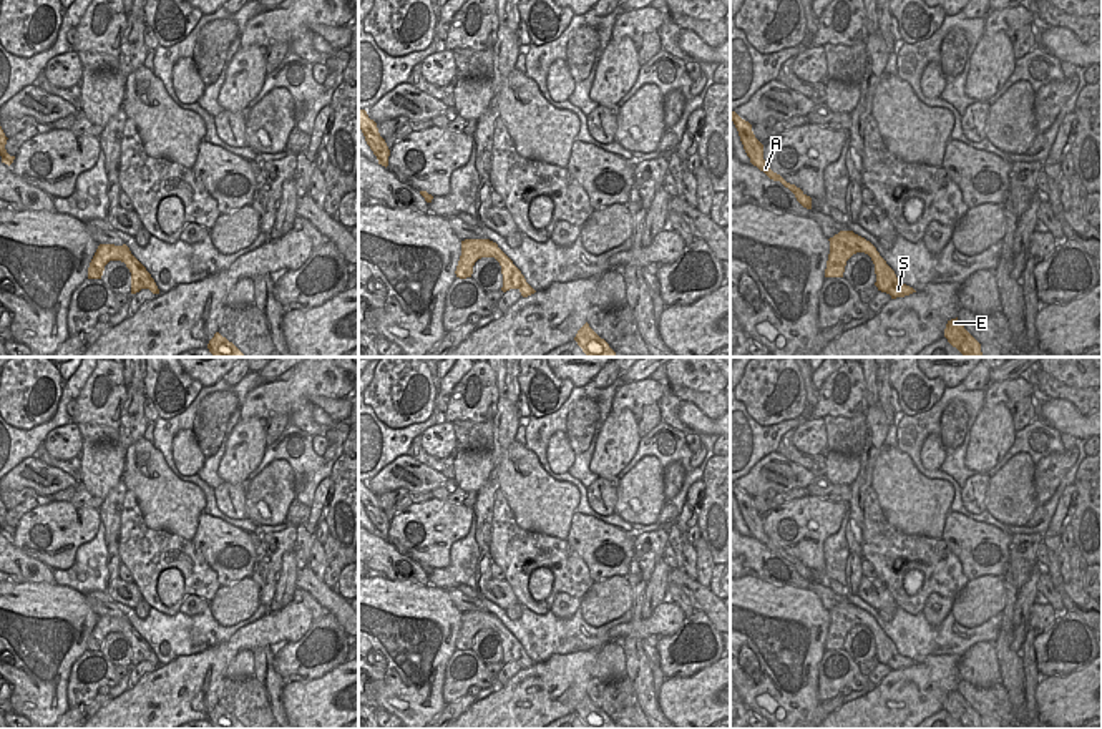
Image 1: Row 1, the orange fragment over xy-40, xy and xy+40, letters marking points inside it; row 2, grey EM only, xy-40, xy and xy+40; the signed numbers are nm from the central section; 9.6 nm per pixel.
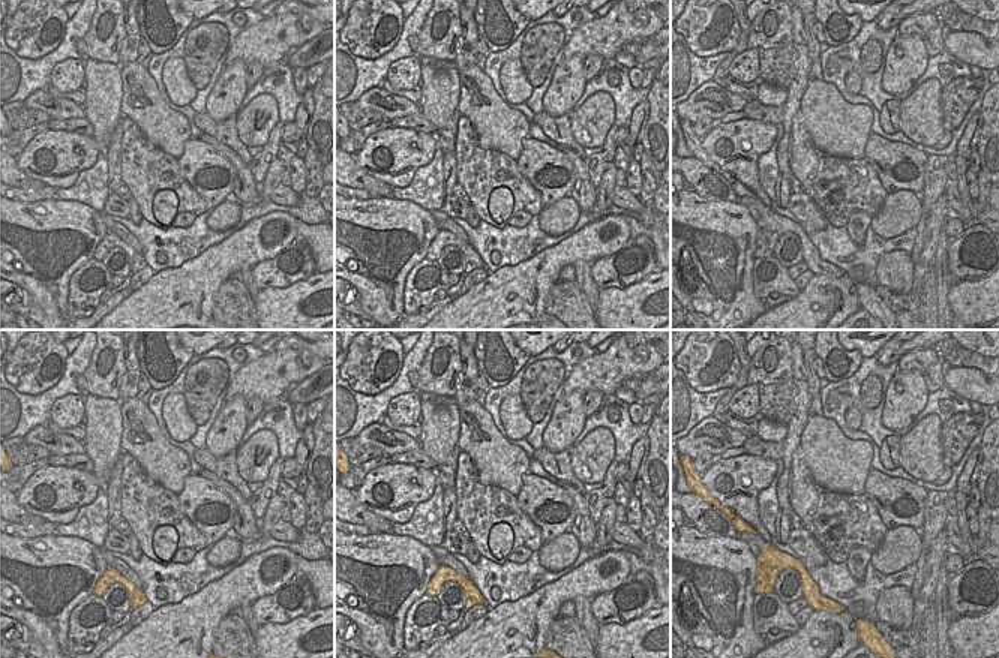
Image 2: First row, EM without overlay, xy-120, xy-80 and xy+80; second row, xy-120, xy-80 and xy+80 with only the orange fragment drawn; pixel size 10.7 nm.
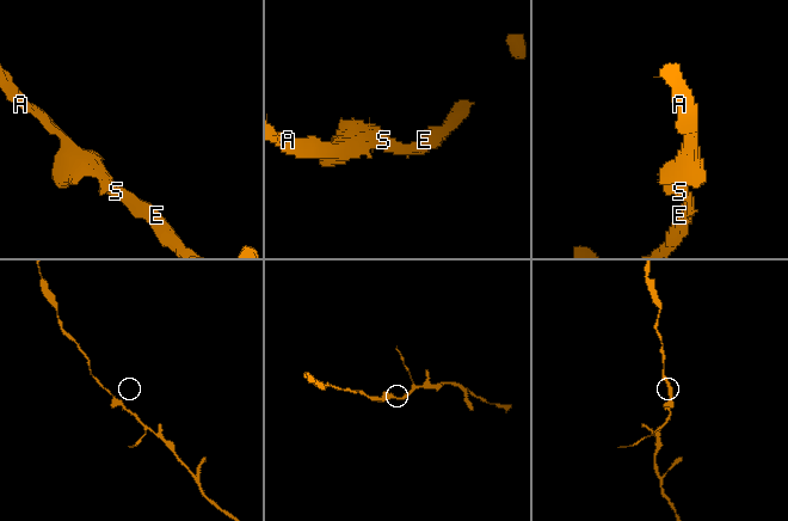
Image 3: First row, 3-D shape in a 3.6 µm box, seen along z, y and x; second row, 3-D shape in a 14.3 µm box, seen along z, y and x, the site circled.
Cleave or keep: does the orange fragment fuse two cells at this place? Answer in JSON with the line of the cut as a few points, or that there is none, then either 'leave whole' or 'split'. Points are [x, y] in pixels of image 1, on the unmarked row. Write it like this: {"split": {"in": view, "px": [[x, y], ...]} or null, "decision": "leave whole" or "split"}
{"split": null, "decision": "leave whole"}

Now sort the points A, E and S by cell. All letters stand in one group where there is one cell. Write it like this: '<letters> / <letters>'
A E S

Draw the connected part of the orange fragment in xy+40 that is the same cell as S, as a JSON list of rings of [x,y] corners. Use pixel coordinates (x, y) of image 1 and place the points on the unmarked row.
[[[840,603],[828,613],[830,626],[826,633],[825,649],[843,649],[846,633],[856,624],[865,624],[875,636],[875,658],[878,659],[878,663],[890,666],[891,671],[916,664],[913,659],[898,653],[895,643],[880,628],[876,619],[865,609],[855,606],[853,603]]]

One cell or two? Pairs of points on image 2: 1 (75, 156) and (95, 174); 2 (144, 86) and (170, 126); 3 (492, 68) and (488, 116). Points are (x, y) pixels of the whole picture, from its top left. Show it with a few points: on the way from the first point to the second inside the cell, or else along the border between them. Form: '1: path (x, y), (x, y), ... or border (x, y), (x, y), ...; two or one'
1: border (99, 152), (72, 185), (59, 188); two
2: path (147, 96), (159, 116); one
3: border (483, 71), (495, 92), (510, 108); two

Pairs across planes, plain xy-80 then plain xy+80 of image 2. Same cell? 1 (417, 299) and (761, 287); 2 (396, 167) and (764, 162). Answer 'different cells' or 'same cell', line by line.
1: same cell
2: different cells

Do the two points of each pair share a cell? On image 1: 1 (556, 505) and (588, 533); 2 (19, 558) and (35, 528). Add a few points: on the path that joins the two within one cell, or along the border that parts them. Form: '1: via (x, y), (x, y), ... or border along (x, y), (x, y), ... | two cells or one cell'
1: border along (576, 512), (565, 538) | two cells
2: border along (17, 547), (52, 570) | two cells

